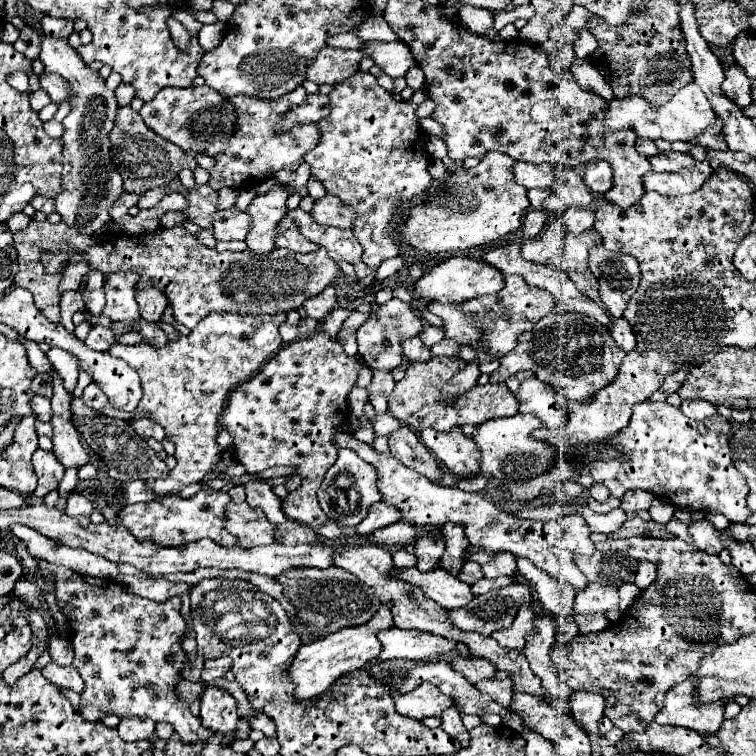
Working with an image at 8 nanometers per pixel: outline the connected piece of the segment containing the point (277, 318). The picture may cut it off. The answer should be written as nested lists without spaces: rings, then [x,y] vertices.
[[[210,312],[200,324],[178,340],[170,340],[164,348],[156,350],[150,344],[124,346],[114,344],[108,352],[110,356],[122,358],[140,374],[144,396],[138,410],[152,412],[152,418],[166,430],[176,446],[178,464],[166,480],[148,482],[148,490],[166,496],[178,494],[182,488],[202,482],[202,478],[214,470],[220,462],[222,448],[216,442],[222,428],[222,414],[232,390],[240,380],[248,380],[262,364],[266,364],[280,348],[280,324],[286,314],[230,314],[230,312]]]

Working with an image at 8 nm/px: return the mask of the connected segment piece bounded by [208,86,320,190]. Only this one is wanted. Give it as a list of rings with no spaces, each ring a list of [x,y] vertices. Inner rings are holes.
[[[300,86],[296,92],[280,98],[280,100],[260,100],[250,96],[232,96],[230,102],[236,106],[238,112],[238,128],[236,134],[230,140],[230,146],[226,152],[216,156],[216,166],[210,170],[210,186],[214,190],[220,190],[224,186],[236,188],[236,190],[250,190],[252,182],[258,186],[266,178],[270,178],[276,170],[296,170],[302,164],[302,156],[312,150],[320,138],[318,124],[296,124],[290,128],[290,132],[276,134],[276,124],[280,116],[284,116],[288,110],[296,108],[306,100],[308,92]]]

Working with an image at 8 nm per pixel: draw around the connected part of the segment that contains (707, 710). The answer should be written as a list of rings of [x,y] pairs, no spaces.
[[[688,678],[682,684],[676,684],[670,688],[664,696],[664,700],[672,700],[672,706],[666,704],[656,714],[658,724],[672,724],[672,726],[684,726],[690,730],[700,732],[700,736],[708,738],[714,732],[718,732],[720,724],[724,722],[724,702],[712,702],[712,704],[692,704],[692,690],[696,688],[696,680]]]

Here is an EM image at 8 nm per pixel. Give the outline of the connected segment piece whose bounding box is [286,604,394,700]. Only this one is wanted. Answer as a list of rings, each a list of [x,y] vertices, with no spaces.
[[[382,604],[378,608],[376,616],[372,620],[368,620],[366,624],[342,628],[334,634],[328,634],[326,638],[320,638],[320,640],[314,640],[312,644],[300,646],[300,650],[296,652],[296,656],[292,660],[292,666],[286,672],[288,682],[294,684],[294,700],[316,698],[318,694],[328,690],[328,686],[332,682],[336,682],[342,674],[362,668],[364,664],[376,660],[376,656],[380,652],[380,642],[378,642],[376,634],[380,630],[388,630],[392,624],[394,622],[392,622],[392,614],[390,614],[390,604]]]

